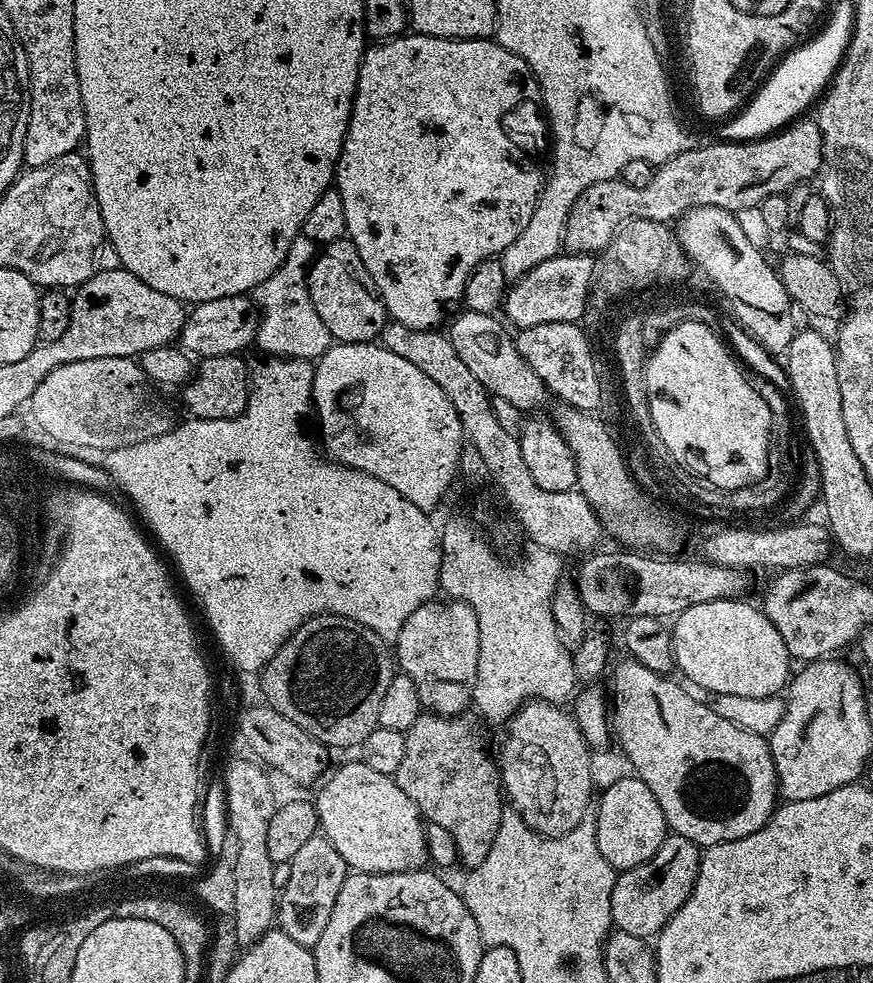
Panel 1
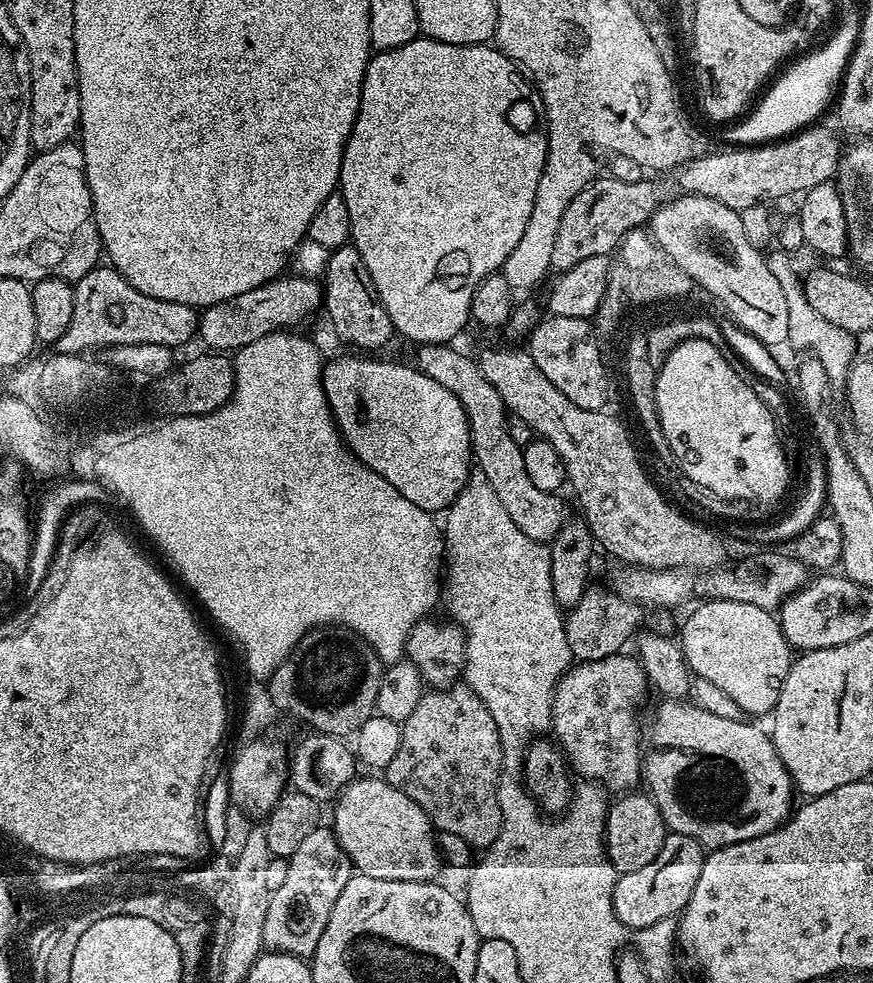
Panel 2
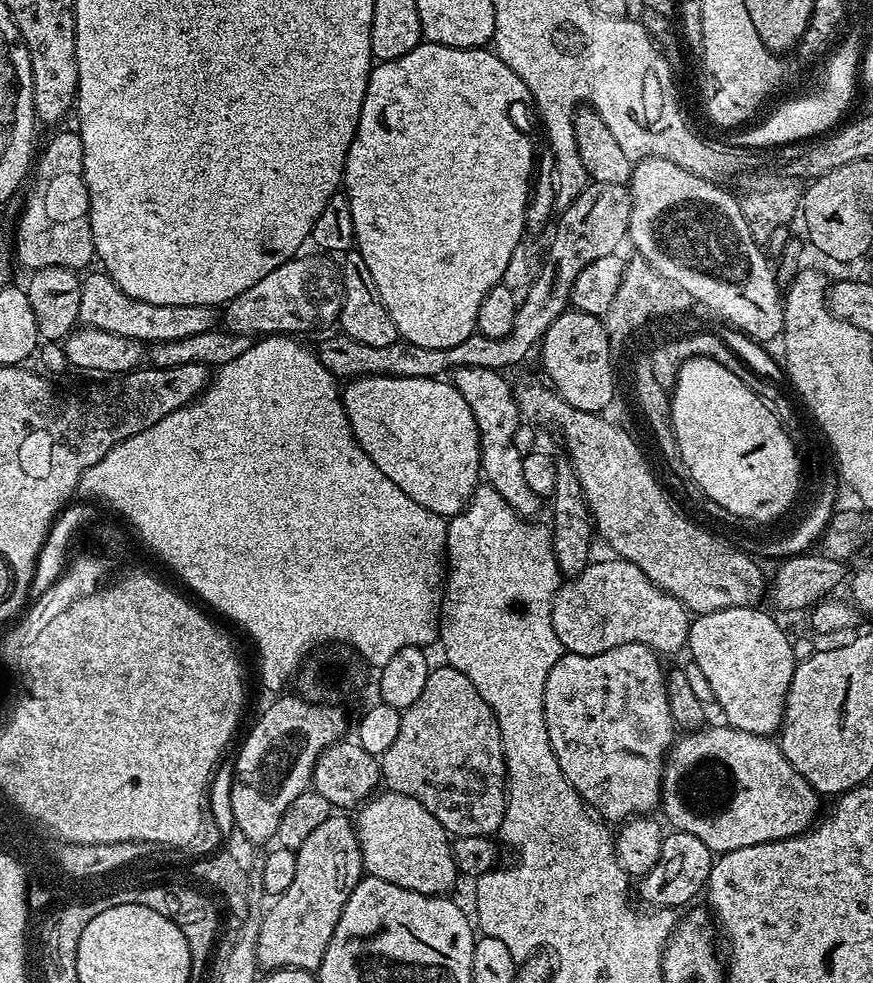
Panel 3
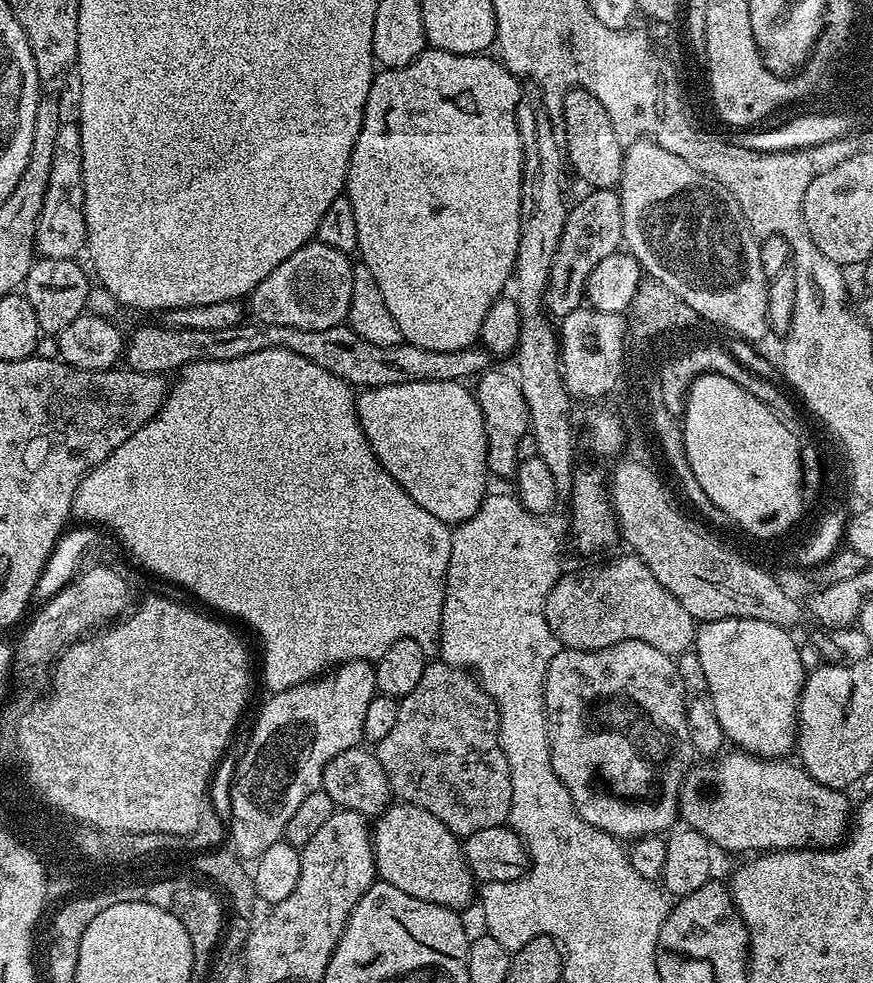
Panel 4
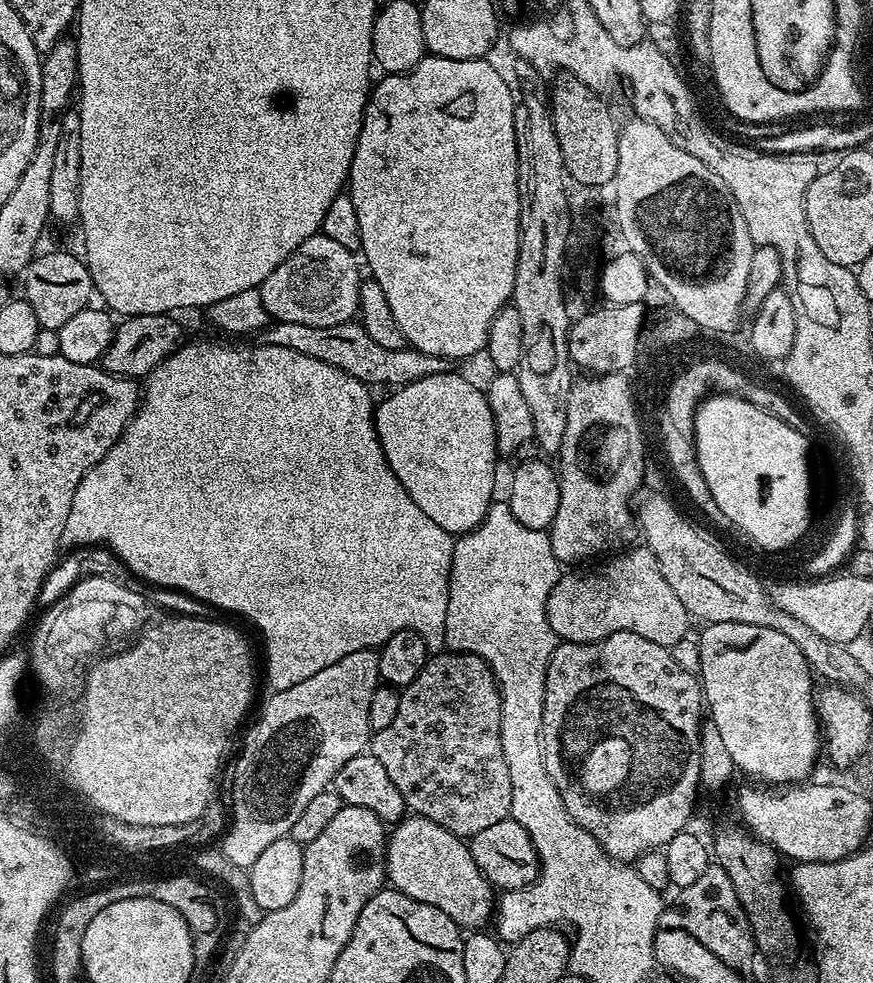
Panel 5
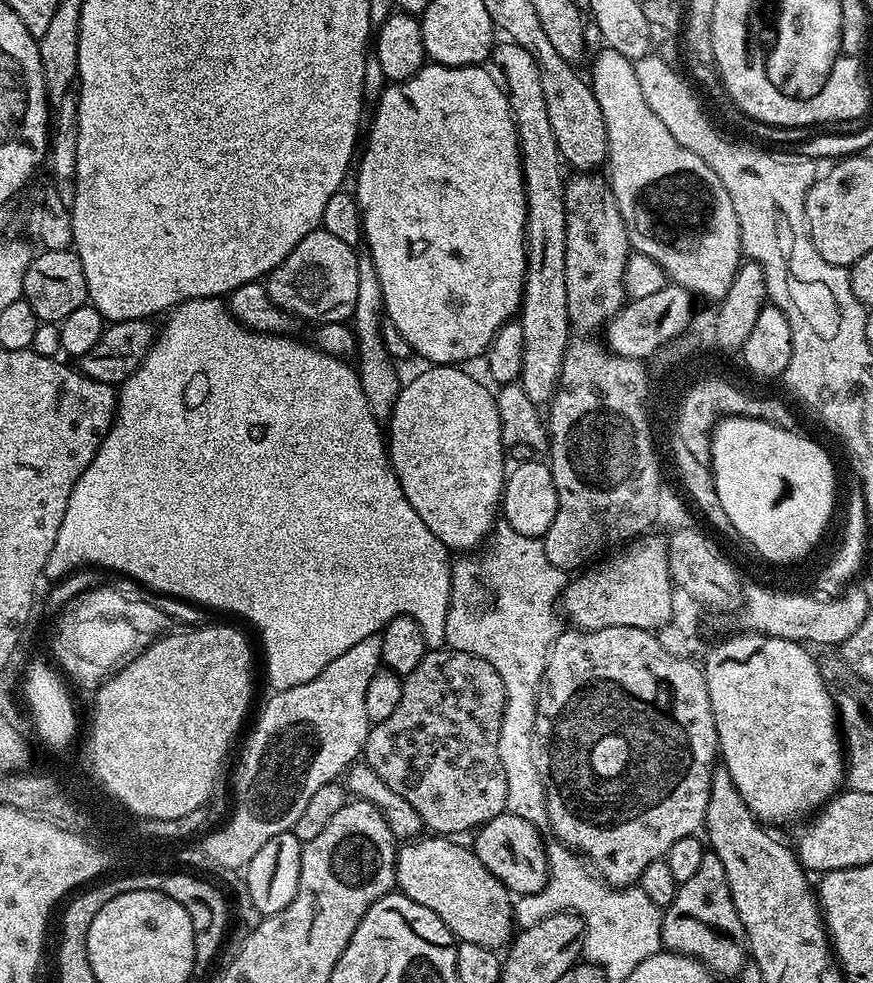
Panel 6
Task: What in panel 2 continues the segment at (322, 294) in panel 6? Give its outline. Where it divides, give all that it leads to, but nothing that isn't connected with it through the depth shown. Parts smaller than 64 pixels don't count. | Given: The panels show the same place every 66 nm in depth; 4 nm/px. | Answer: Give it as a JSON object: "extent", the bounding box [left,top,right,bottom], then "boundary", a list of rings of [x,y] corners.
{"extent":[198,274,322,354],"boundary":[[[308,274],[281,275],[270,280],[261,288],[250,290],[246,294],[238,294],[229,300],[212,304],[200,312],[198,340],[205,344],[205,349],[216,354],[224,354],[231,350],[244,348],[250,342],[258,342],[258,338],[269,336],[272,332],[288,330],[291,324],[300,324],[307,316],[312,316],[322,308],[322,288]]]}

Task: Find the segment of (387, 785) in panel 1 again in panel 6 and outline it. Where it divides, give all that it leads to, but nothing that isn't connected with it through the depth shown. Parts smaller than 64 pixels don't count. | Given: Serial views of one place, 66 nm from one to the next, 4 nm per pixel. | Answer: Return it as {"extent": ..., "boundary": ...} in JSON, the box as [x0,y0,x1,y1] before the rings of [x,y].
{"extent":[396,834,514,950],"boundary":[[[439,834],[401,843],[396,853],[399,891],[426,906],[426,910],[434,910],[457,941],[474,942],[493,950],[503,949],[514,936],[513,893],[482,866],[471,847],[463,848],[456,843],[460,842]]]}

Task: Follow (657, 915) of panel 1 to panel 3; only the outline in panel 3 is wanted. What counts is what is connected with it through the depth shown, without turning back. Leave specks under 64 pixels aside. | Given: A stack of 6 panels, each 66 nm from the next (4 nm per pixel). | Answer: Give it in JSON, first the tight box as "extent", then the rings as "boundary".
{"extent":[638,831,714,910],"boundary":[[[669,831],[662,842],[662,854],[658,854],[658,862],[654,862],[654,870],[650,870],[638,880],[640,896],[648,903],[645,905],[677,910],[691,905],[695,901],[692,899],[699,892],[701,895],[705,891],[713,859],[714,853],[708,849],[706,842],[694,838],[694,834]]]}

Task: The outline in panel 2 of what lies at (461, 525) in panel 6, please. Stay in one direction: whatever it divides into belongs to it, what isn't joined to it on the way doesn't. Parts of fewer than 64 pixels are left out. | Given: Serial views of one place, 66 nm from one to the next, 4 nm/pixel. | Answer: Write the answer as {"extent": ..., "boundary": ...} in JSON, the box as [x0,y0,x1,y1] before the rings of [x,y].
{"extent":[324,354,474,514],"boundary":[[[364,354],[352,355],[356,356],[340,356],[324,364],[324,393],[340,437],[363,464],[370,466],[374,474],[382,474],[414,506],[433,514],[443,513],[458,498],[474,467],[470,426],[462,402],[442,382],[434,382],[411,363],[395,364],[392,360],[367,360]]]}

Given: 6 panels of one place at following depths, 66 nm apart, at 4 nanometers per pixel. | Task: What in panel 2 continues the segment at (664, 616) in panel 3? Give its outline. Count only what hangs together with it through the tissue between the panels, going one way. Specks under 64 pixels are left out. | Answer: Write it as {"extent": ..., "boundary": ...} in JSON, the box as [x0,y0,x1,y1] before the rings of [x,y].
{"extent":[564,587,643,661],"boundary":[[[589,587],[578,606],[565,615],[564,633],[575,661],[597,661],[599,658],[615,655],[623,649],[621,647],[624,642],[628,638],[630,640],[642,626],[643,607],[627,602],[618,594],[611,595],[608,596],[602,588]]]}

